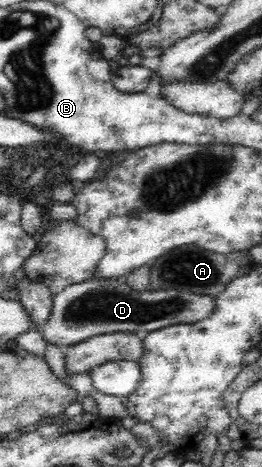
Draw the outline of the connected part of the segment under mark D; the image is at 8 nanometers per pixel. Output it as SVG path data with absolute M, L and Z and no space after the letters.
M117 276L115 279L92 278L53 296L51 315L42 328L42 335L47 344L62 348L118 332L135 334L145 331L149 335L171 325L201 322L211 315L213 307L215 302L211 295L195 295L169 288L138 291L127 283L126 276Z

